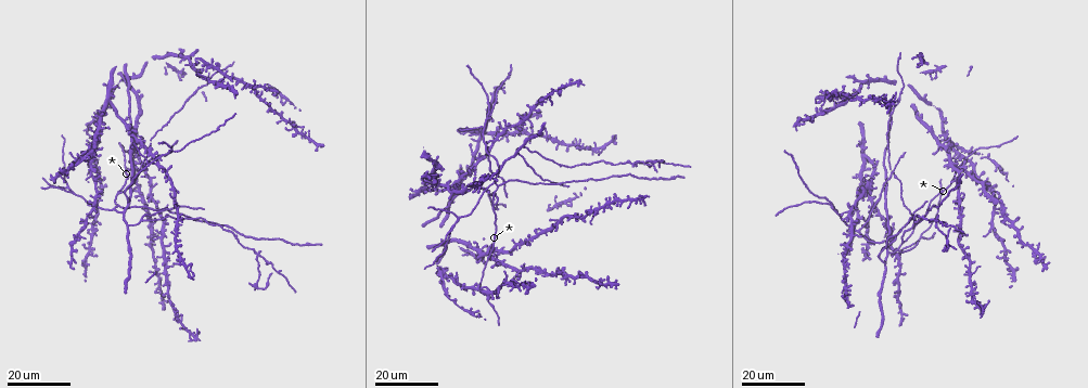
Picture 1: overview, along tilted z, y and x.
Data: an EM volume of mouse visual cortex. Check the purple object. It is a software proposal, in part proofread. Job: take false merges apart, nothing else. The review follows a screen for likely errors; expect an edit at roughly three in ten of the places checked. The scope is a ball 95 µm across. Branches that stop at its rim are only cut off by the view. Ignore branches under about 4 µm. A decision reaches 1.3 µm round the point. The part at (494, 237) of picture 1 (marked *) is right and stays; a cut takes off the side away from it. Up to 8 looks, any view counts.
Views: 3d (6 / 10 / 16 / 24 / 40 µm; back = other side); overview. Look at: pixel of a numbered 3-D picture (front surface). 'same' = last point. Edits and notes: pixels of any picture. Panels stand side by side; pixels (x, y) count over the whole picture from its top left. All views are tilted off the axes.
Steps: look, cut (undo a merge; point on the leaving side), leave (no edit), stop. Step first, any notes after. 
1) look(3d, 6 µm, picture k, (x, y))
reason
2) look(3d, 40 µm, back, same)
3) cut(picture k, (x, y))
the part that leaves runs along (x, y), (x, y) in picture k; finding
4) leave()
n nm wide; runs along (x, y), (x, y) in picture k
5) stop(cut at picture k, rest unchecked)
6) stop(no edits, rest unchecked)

look(3d, 16 µm, picture 1, (161, 155))
three-way junction

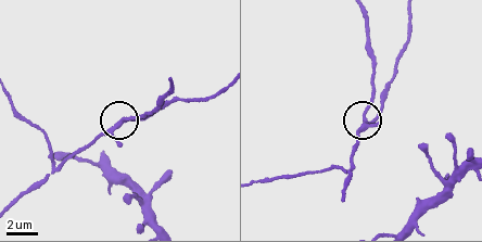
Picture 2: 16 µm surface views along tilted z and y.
look(3d, 10 µm, picture 2, (124, 118))

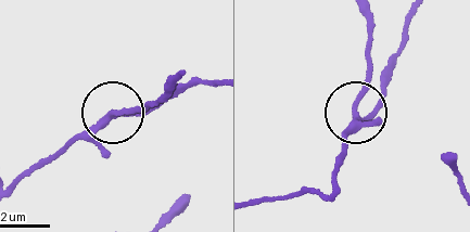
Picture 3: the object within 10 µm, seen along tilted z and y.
look(3d, 6 µm, picture 3, (112, 114))

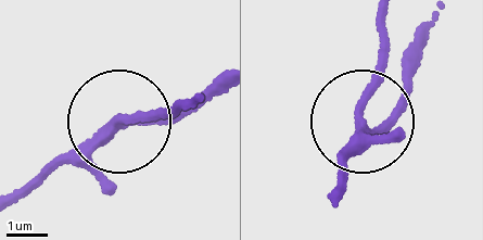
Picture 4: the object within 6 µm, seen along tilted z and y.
leave()
230 nm wide; runs along (341, 181), (376, 87), (380, 17) in picture 4; all the same neuron

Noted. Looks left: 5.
look(3d, 16 µm, picture 1, (182, 264))
two arms at a narrow angle

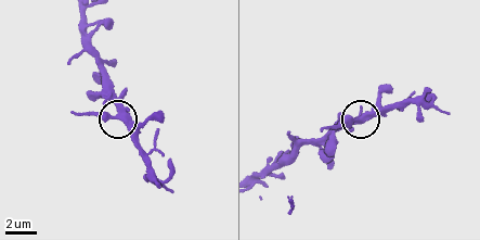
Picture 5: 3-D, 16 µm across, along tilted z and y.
look(3d, 10 µm, picture 5, (113, 116))
closer look

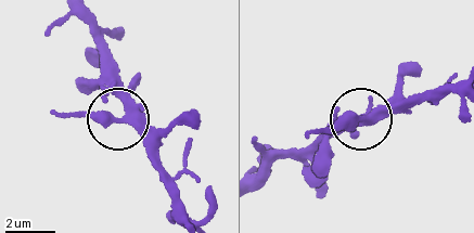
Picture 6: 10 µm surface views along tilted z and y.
leave()
370 nm wide; runs along (259, 175), (285, 155), (379, 108), (419, 102) in picture 6; all the same neuron

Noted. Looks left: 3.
look(3d, 24 µm, picture 1, (129, 226))
branch point

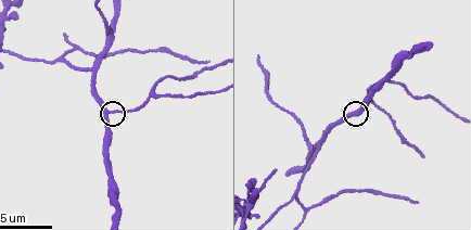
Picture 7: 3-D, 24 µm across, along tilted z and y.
look(3d, 10 µm, picture 7, (111, 113))

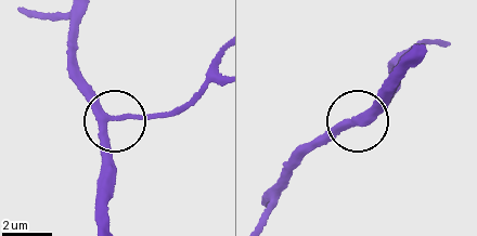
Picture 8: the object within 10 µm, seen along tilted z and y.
leave()
240 nm wide; runs along (259, 224), (274, 192), (308, 155), (390, 100) in picture 8; one neuron here

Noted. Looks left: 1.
look(3d, 10 µm, picture 7, (93, 72))
three arms meet

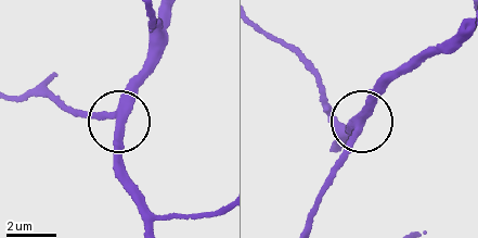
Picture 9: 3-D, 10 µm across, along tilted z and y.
leave()
3 arms; runs along (312, 222), (325, 184), (361, 122), (347, 135) in picture 9; continuous, no second neuron

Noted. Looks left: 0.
stop(no edits, rest unchecked)

